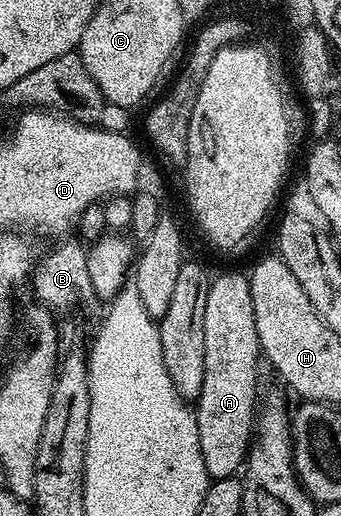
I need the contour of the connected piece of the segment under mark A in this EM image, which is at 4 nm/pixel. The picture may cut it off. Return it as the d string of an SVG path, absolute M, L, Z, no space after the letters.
M245 272L222 273L219 277L217 274L210 282L208 299L204 303L204 383L196 402L200 451L204 455L208 475L215 481L235 476L248 456L256 429L254 404L258 401L258 361L260 350L256 335L256 311L249 276Z

